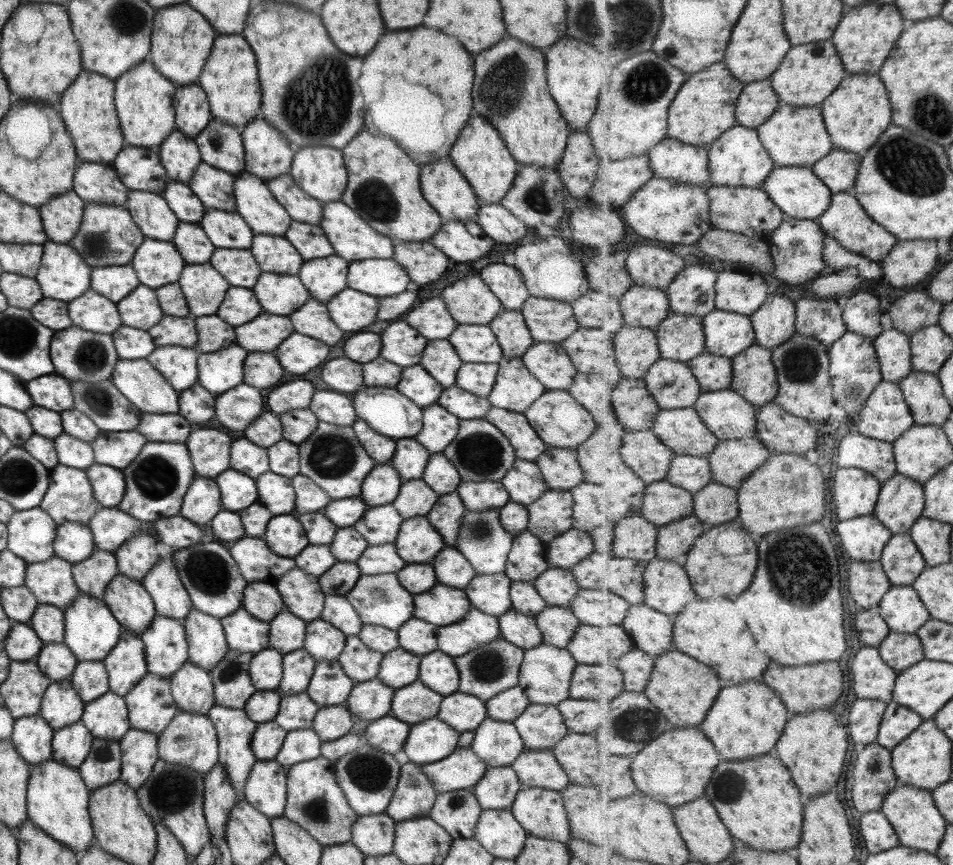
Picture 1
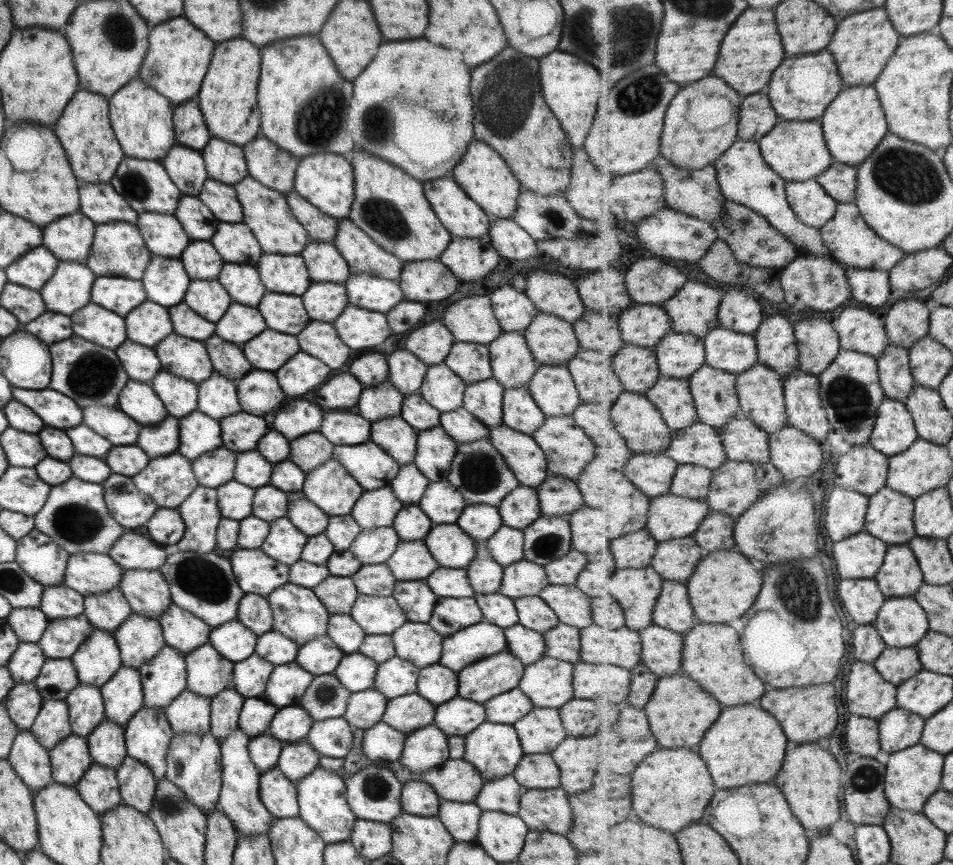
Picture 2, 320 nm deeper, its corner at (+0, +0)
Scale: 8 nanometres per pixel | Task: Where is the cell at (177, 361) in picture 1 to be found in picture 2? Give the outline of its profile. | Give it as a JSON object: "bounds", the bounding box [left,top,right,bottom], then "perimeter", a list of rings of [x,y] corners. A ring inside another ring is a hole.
{"bounds":[149,370,198,419],"perimeter":[[[160,370],[149,382],[168,416],[179,419],[196,409],[198,385]]]}

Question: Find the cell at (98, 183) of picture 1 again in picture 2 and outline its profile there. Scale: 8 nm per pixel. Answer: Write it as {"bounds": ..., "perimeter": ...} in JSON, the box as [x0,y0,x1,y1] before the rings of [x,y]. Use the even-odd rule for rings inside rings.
{"bounds":[78,183,138,225],"perimeter":[[[109,183],[81,184],[78,190],[78,211],[96,225],[108,222],[136,224],[138,214],[127,207],[127,203],[117,192],[113,191]]]}

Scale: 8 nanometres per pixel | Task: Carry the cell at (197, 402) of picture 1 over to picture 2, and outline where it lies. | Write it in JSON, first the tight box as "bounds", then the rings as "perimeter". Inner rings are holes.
{"bounds":[177,409,222,460],"perimeter":[[[195,409],[178,419],[178,441],[177,452],[187,460],[195,460],[222,446],[219,421]]]}

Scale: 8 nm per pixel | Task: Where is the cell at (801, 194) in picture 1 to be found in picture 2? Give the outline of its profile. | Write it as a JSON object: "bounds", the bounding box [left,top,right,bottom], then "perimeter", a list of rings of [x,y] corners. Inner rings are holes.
{"bounds":[786,179,840,228],"perimeter":[[[816,179],[788,181],[786,194],[798,219],[813,228],[825,227],[834,218],[840,205]]]}

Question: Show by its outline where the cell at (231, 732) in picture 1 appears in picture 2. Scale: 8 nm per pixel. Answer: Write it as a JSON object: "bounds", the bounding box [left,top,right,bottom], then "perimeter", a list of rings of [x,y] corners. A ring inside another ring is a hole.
{"bounds":[217,728,272,836],"perimeter":[[[238,728],[220,742],[220,763],[222,785],[218,796],[217,809],[231,821],[237,834],[259,836],[266,834],[272,824],[272,814],[261,804],[258,784],[260,772],[248,757],[247,743],[250,738]]]}

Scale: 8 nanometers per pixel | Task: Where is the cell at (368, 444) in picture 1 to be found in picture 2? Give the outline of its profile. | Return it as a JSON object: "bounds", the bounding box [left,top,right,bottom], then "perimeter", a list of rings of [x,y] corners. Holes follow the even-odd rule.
{"bounds":[332,441,399,491],"perimeter":[[[371,441],[355,446],[334,445],[332,458],[363,491],[389,486],[399,470],[391,456]]]}

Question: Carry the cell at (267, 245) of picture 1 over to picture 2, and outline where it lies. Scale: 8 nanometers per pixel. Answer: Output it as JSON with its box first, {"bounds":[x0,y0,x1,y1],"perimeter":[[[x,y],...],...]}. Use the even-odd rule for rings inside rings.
{"bounds":[255,253,311,296],"perimeter":[[[262,253],[255,267],[267,292],[301,296],[311,283],[305,263],[297,254]]]}

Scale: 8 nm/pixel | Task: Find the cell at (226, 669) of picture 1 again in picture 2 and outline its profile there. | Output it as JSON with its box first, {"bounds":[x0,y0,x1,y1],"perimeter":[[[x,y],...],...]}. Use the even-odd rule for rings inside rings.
{"bounds":[210,687,243,743],"perimeter":[[[229,687],[210,698],[210,735],[220,743],[238,728],[243,697]]]}

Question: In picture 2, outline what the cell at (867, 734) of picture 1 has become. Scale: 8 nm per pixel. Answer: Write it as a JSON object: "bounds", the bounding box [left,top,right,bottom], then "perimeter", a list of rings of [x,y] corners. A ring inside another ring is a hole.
{"bounds":[846,714,882,758],"perimeter":[[[852,714],[846,722],[846,746],[861,757],[875,758],[882,749],[878,719]]]}

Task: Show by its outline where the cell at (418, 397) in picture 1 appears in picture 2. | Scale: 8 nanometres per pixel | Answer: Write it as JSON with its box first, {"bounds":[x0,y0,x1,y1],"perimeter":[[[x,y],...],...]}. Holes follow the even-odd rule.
{"bounds":[399,391,440,431],"perimeter":[[[417,391],[402,398],[399,416],[415,431],[440,426],[439,415],[440,412],[429,406]]]}

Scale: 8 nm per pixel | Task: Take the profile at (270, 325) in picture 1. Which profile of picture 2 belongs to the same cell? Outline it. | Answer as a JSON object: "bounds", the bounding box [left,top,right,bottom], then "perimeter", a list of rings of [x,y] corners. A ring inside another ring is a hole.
{"bounds":[240,328,300,373],"perimeter":[[[268,328],[244,343],[240,349],[253,369],[273,373],[300,351],[296,336],[281,334]]]}

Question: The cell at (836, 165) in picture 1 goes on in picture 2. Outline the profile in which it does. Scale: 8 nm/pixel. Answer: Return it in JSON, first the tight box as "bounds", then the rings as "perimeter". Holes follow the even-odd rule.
{"bounds":[816,159,858,203],"perimeter":[[[835,159],[832,165],[816,179],[819,184],[826,188],[826,192],[835,201],[841,203],[855,203],[858,190],[858,169],[847,166]]]}

